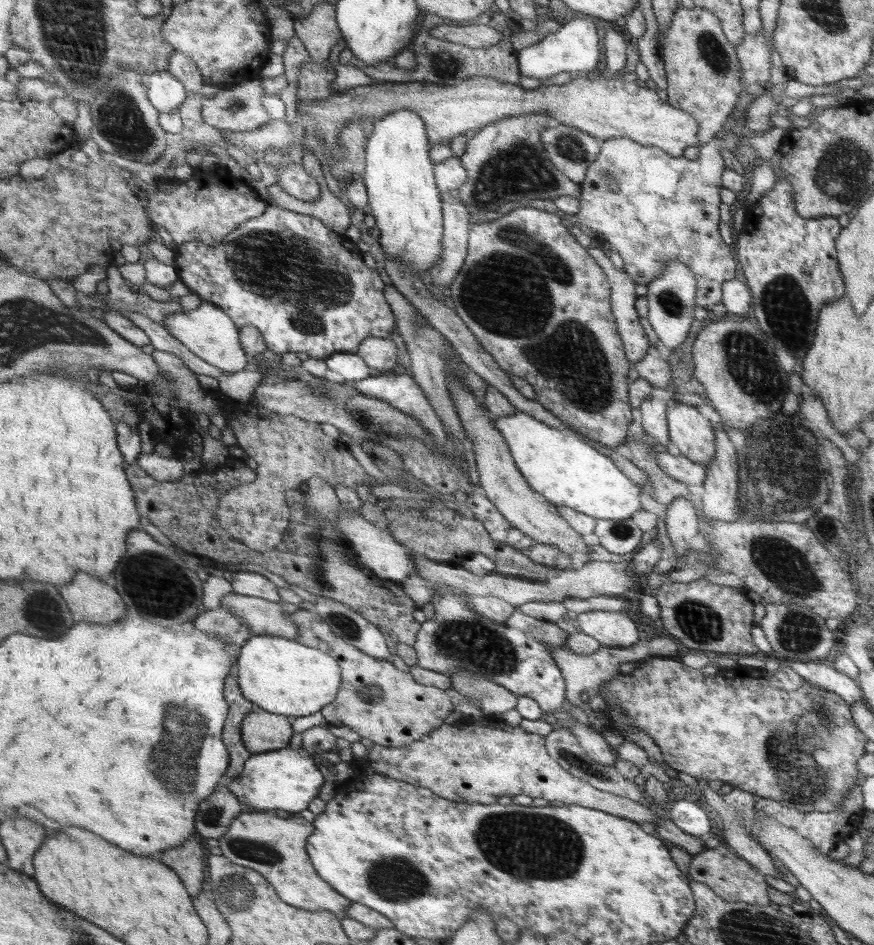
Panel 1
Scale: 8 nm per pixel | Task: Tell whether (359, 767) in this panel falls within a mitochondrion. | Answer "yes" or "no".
no

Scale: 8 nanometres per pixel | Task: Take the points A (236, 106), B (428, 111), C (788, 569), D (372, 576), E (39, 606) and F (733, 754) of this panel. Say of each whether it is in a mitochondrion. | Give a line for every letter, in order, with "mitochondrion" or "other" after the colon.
A: mitochondrion
B: other
C: mitochondrion
D: other
E: mitochondrion
F: other

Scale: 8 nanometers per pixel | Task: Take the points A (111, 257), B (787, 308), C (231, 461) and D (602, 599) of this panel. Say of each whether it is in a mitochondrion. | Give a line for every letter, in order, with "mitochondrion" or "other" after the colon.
A: other
B: mitochondrion
C: other
D: other

